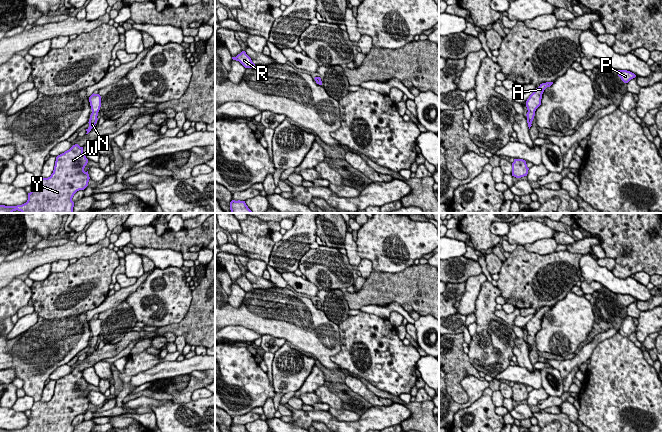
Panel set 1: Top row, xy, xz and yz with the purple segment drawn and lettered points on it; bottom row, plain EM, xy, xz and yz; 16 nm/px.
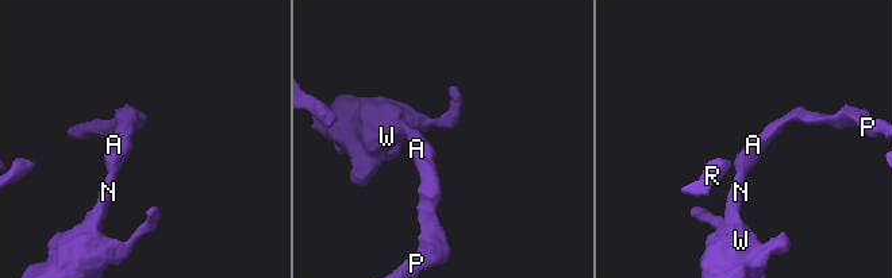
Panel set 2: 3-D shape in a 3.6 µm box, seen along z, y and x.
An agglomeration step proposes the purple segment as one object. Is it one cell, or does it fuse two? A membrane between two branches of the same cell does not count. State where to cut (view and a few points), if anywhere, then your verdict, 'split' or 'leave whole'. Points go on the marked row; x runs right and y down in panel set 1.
cut none; leave whole

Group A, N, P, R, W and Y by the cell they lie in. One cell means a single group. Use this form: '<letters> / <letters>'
A N P R W Y

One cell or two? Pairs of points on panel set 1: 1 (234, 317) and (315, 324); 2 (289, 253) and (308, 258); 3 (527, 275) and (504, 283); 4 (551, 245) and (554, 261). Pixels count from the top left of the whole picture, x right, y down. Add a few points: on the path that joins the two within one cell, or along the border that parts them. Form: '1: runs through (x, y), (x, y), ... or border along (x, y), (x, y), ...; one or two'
1: runs through (254, 316), (289, 316), (295, 319); one
2: border along (309, 248), (300, 259), (297, 268); two
3: runs through (521, 281), (510, 283); one
4: border along (554, 251), (548, 254), (528, 252); two

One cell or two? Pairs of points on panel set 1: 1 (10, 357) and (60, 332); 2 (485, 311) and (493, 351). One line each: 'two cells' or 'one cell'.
1: one cell
2: one cell

